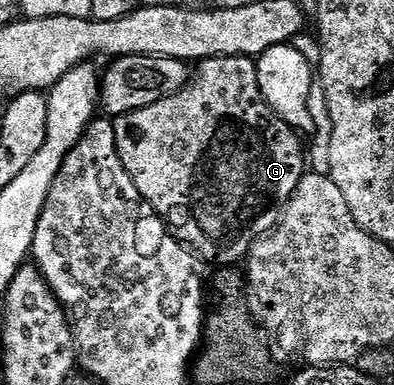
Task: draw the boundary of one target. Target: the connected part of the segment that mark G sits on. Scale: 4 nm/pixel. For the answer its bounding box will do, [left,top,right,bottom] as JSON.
[114,56,306,268]

